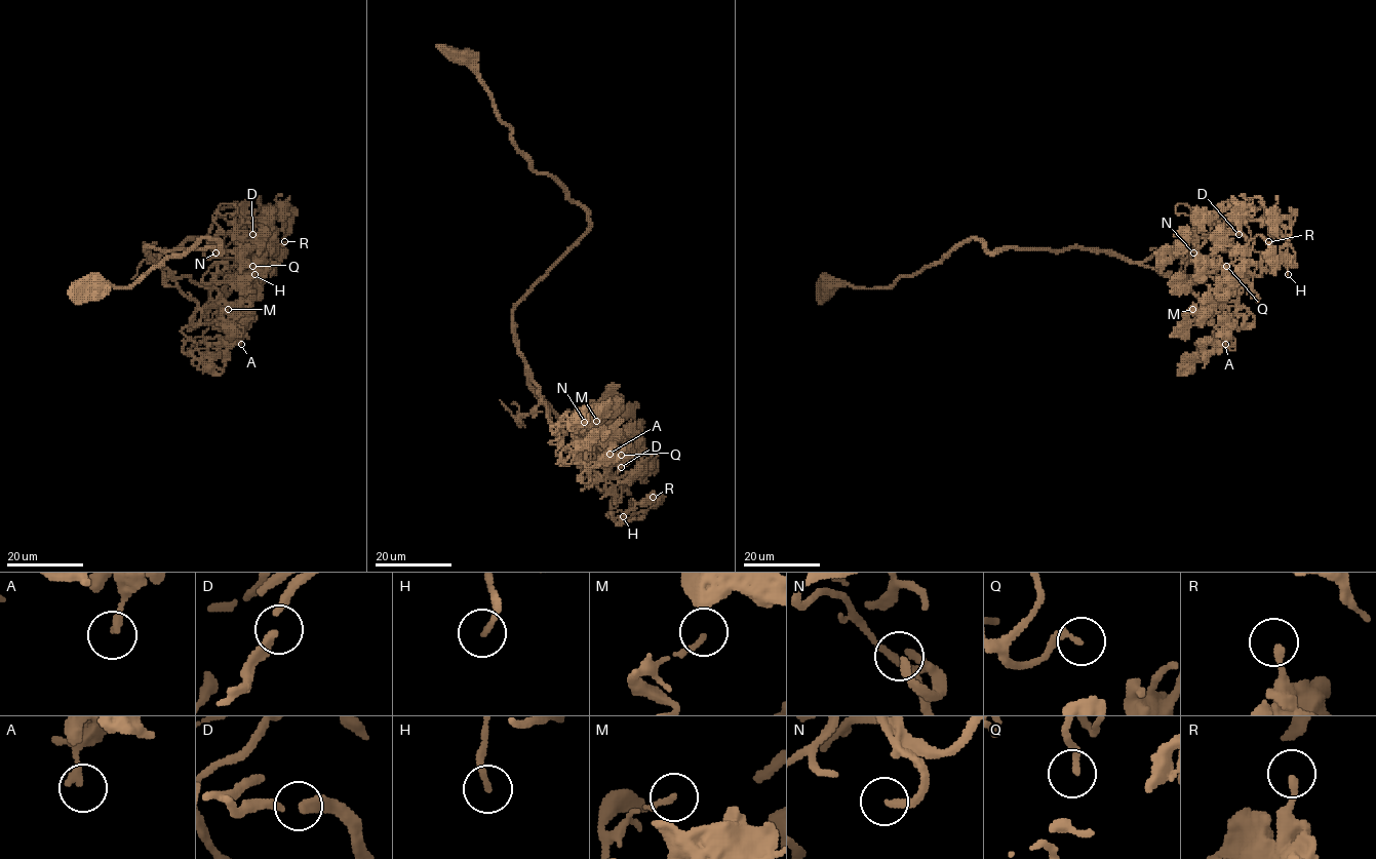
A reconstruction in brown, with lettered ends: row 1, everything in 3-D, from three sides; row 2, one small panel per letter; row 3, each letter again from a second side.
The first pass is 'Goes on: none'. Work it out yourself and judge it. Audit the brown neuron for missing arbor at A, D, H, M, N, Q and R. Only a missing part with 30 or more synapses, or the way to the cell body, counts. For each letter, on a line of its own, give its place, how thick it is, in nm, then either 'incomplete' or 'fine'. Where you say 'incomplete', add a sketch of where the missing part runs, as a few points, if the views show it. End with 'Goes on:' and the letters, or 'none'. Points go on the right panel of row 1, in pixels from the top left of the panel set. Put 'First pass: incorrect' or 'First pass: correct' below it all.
A: (1225, 344) | 240 nm | fine
D: (1239, 234) | 220 nm | fine
H: (1288, 274) | 180 nm | fine
M: (1192, 309) | 110 nm | fine
N: (1193, 252) | 220 nm | fine
Q: (1226, 266) | 220 nm | fine
R: (1268, 241) | 200 nm | fine
Goes on: none
First pass: correct

